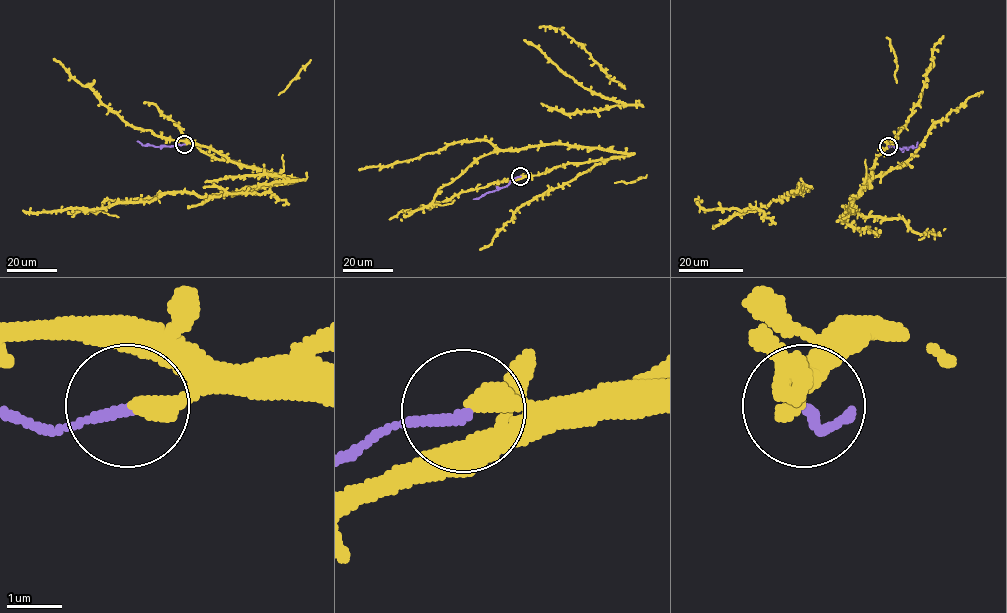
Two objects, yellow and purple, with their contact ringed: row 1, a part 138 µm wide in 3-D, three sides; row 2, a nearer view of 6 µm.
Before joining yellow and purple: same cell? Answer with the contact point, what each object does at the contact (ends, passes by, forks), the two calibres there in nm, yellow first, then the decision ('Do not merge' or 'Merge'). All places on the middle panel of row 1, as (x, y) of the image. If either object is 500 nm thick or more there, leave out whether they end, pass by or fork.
Place: (520, 176). At the ring yellow ends. At the ring purple ends. Thickness 380 nm (yellow) against 180 nm. Do not merge

